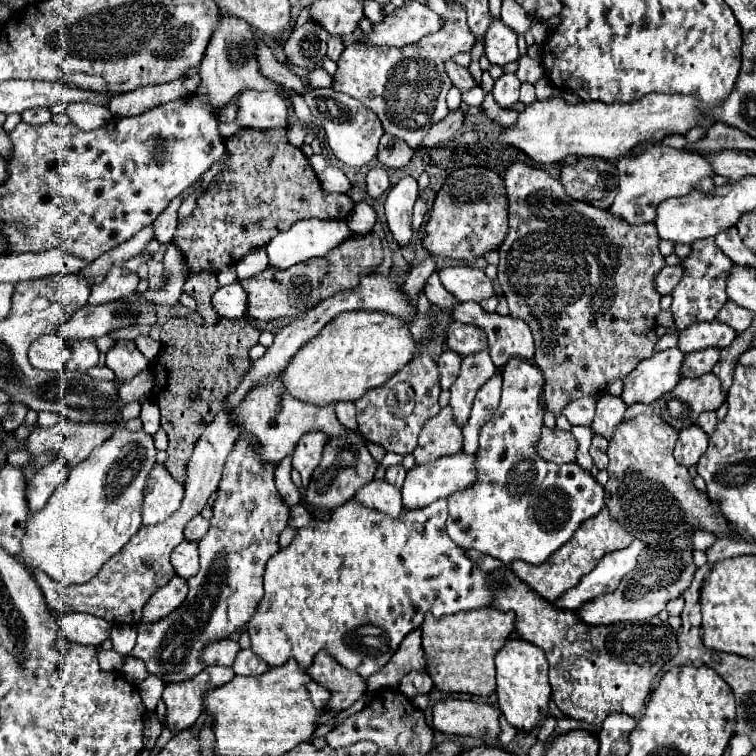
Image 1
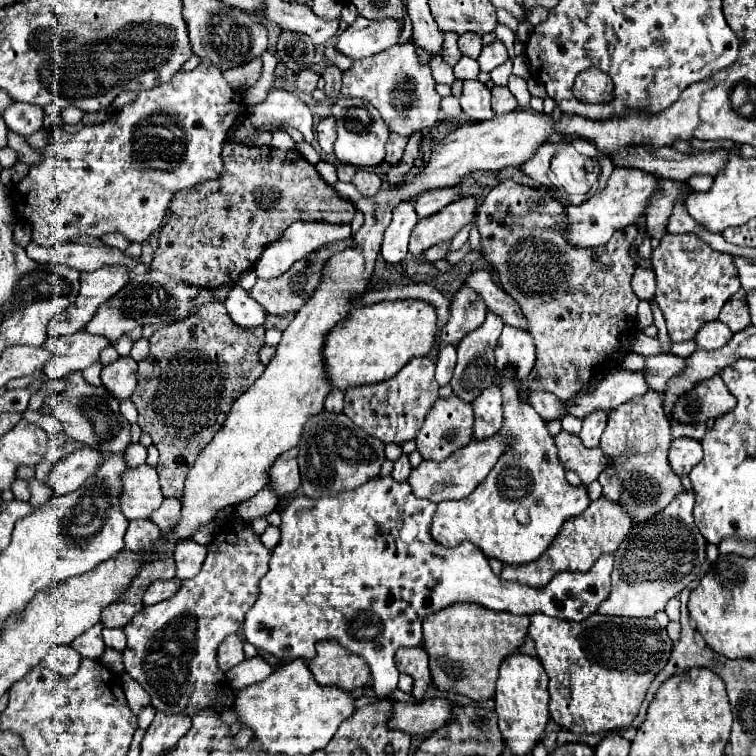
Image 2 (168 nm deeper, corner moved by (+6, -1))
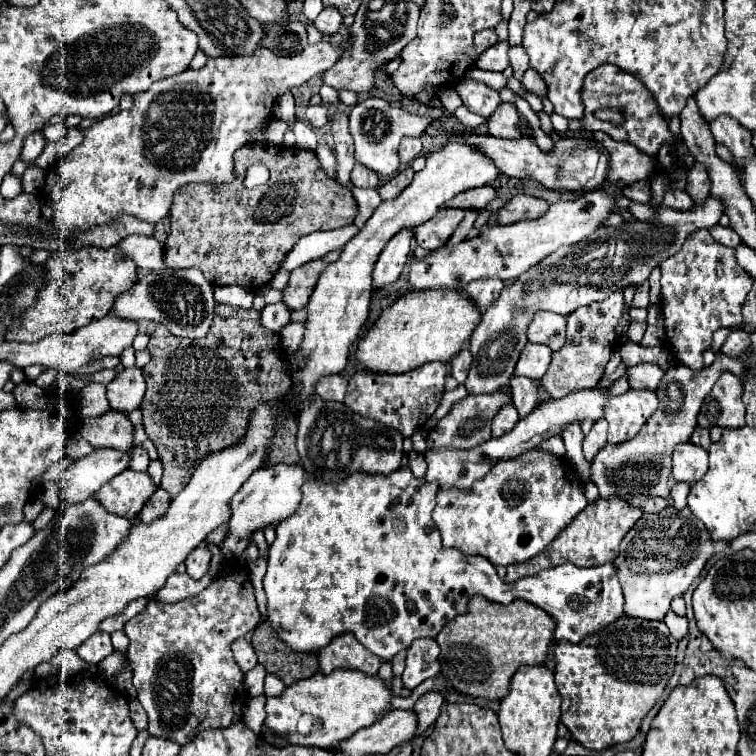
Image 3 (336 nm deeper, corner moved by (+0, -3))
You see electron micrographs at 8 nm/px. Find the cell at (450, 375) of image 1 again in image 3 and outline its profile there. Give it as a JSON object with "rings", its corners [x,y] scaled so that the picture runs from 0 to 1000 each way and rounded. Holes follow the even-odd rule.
{"rings":[[[611,462],[606,470],[598,472],[595,480],[598,480],[598,499],[606,507],[614,507],[616,496],[619,496],[619,488],[622,488],[622,464]]]}

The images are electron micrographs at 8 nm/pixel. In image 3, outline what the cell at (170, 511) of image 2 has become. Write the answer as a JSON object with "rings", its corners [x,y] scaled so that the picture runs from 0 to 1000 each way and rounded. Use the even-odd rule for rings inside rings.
{"rings":[[[209,647],[204,652],[204,657],[198,657],[198,665],[193,665],[193,671],[185,676],[185,689],[188,692],[204,692],[209,687],[214,687],[225,671],[225,663],[228,657],[217,649],[217,647]]]}

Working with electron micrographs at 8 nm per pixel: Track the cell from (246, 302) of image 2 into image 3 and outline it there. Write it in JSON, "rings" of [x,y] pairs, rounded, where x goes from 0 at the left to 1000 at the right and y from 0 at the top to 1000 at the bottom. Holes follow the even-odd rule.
{"rings":[[[362,401],[362,403],[352,403],[344,411],[344,427],[349,435],[368,440],[378,427],[384,425],[384,411],[378,409],[378,403],[373,401]]]}

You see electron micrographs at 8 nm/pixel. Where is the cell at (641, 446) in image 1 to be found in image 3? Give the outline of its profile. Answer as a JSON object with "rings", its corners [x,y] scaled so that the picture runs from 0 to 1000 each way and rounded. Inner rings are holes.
{"rings":[[[833,515],[825,522],[807,528],[799,544],[804,557],[804,586],[820,589],[831,581],[839,581],[857,552],[865,549],[870,528],[865,517],[839,517]]]}

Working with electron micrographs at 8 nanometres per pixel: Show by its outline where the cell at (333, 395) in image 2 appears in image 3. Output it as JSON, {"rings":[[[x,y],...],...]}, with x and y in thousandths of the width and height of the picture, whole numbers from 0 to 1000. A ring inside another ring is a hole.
{"rings":[[[437,496],[423,501],[418,509],[418,522],[429,530],[452,530],[458,525],[460,504],[452,496]]]}

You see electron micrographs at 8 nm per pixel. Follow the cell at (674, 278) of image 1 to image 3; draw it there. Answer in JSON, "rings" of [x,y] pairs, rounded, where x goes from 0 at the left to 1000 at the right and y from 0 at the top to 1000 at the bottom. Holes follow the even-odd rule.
{"rings":[[[852,372],[839,388],[836,406],[857,406],[857,403],[860,403],[860,377],[857,377],[857,372]]]}

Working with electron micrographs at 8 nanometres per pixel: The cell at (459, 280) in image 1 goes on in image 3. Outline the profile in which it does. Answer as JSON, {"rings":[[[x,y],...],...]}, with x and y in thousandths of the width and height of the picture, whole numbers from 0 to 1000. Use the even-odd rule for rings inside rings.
{"rings":[[[709,411],[701,430],[698,430],[698,451],[725,456],[735,464],[749,446],[749,422],[735,414]]]}

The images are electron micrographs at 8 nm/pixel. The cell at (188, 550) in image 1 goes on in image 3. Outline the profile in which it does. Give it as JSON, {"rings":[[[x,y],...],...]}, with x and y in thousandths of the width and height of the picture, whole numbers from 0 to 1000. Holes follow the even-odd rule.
{"rings":[[[272,721],[259,724],[257,731],[251,731],[246,739],[246,758],[254,766],[267,766],[270,758],[275,755],[275,745],[278,745],[278,729],[272,726]]]}

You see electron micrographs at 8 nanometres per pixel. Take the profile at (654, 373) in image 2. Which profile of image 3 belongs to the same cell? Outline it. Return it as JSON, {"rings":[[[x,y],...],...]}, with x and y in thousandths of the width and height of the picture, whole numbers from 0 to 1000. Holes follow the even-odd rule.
{"rings":[[[847,480],[847,483],[831,488],[831,499],[833,499],[836,515],[868,517],[873,501],[878,499],[878,488],[865,483],[865,480]]]}

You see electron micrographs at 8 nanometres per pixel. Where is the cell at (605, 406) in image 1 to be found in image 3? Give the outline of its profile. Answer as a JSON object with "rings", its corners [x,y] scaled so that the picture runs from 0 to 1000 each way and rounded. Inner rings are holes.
{"rings":[[[791,554],[780,573],[772,578],[772,604],[778,610],[786,607],[786,602],[802,589],[802,575],[804,575],[804,560],[799,554]]]}

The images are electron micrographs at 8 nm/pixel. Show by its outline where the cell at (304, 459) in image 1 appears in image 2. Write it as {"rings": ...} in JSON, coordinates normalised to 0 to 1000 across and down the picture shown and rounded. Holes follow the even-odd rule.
{"rings":[[[389,591],[381,599],[373,599],[360,612],[360,620],[354,620],[352,644],[365,652],[368,663],[373,663],[376,657],[381,657],[384,652],[389,652],[397,644],[397,626],[394,626],[392,604],[394,604],[394,594]]]}

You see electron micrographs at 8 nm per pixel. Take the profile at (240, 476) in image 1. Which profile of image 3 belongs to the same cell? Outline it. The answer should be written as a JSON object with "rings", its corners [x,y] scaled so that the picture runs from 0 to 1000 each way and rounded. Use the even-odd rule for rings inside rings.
{"rings":[[[302,750],[296,766],[283,766],[267,784],[235,795],[212,798],[198,792],[193,806],[175,816],[164,835],[172,845],[169,872],[177,885],[177,909],[183,911],[183,927],[196,943],[198,972],[225,975],[243,985],[249,978],[275,962],[299,962],[320,951],[320,938],[328,927],[328,917],[320,906],[323,890],[312,880],[304,853],[310,845],[336,835],[344,824],[344,806],[336,787],[336,774],[325,750]]]}

